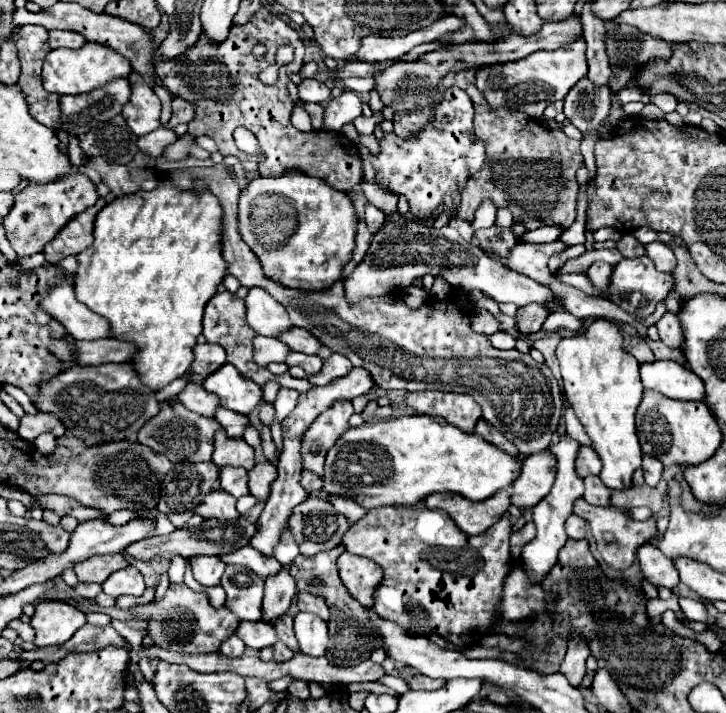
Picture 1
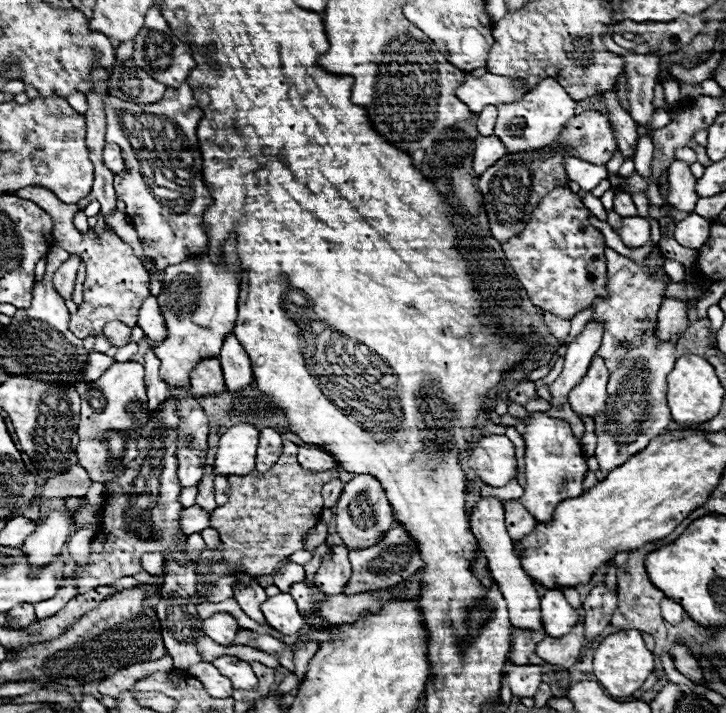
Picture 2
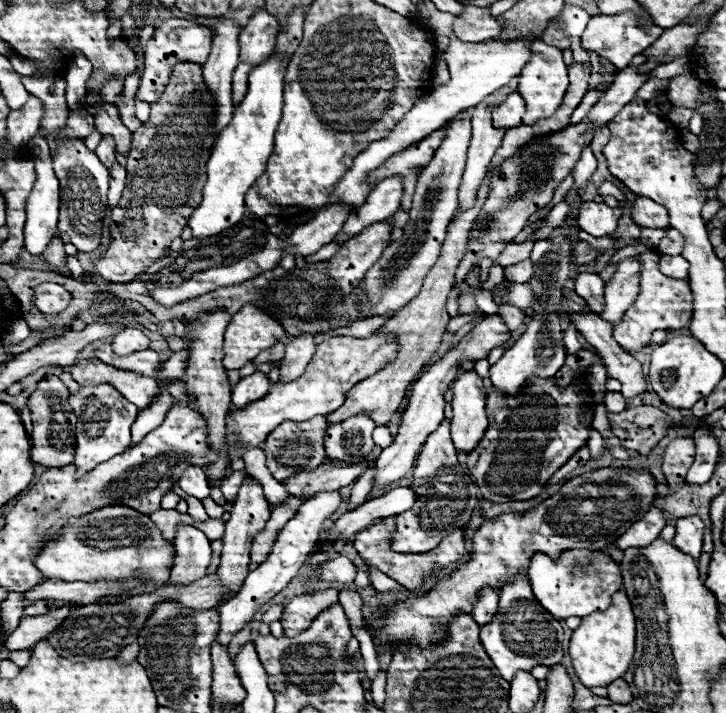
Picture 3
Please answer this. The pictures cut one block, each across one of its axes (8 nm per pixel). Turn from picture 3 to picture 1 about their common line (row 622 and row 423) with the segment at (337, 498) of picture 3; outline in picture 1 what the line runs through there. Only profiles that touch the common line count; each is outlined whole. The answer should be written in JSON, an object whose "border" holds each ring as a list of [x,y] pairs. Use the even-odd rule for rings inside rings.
{"border":[[[222,406],[216,408],[214,418],[220,422],[220,426],[226,430],[228,436],[242,436],[242,432],[244,432],[244,428],[248,424],[248,416],[240,416],[238,412],[226,410]]]}

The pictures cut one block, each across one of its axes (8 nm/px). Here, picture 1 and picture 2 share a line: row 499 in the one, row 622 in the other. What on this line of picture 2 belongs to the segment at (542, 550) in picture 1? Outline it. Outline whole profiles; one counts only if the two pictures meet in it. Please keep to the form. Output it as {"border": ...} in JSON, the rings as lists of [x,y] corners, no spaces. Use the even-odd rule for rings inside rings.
{"border":[[[548,590],[542,596],[542,624],[548,636],[562,638],[572,632],[580,620],[580,612],[572,608],[560,590]]]}

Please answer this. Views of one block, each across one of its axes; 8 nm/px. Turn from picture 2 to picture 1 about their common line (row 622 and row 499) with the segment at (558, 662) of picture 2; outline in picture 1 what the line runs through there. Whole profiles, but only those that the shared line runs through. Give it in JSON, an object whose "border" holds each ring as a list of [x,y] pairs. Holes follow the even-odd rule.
{"border":[[[578,498],[576,504],[574,504],[574,514],[584,518],[590,528],[592,528],[592,534],[596,538],[596,544],[598,544],[598,550],[602,554],[602,558],[614,568],[614,570],[626,570],[628,566],[632,566],[634,558],[636,558],[636,550],[650,542],[650,540],[658,540],[658,528],[656,528],[656,520],[650,518],[650,520],[644,520],[644,522],[638,522],[630,516],[628,510],[620,510],[620,508],[614,508],[614,506],[606,506],[606,508],[600,508],[600,506],[592,506],[588,504],[584,498]]]}

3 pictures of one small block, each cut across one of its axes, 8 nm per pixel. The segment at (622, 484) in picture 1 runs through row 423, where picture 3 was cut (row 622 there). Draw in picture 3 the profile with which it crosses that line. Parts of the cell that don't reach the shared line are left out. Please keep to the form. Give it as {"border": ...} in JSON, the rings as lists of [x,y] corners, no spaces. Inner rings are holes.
{"border":[[[624,592],[612,596],[612,604],[604,612],[592,612],[582,618],[570,640],[570,658],[574,674],[588,688],[608,686],[628,670],[634,656],[634,614]]]}

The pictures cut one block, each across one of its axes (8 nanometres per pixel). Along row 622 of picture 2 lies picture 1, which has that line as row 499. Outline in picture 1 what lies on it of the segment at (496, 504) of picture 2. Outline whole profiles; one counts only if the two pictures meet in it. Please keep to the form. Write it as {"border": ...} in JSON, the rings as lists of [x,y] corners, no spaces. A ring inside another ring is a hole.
{"border":[[[550,450],[536,452],[522,462],[522,472],[512,484],[512,504],[518,508],[536,506],[552,488],[556,458]]]}

